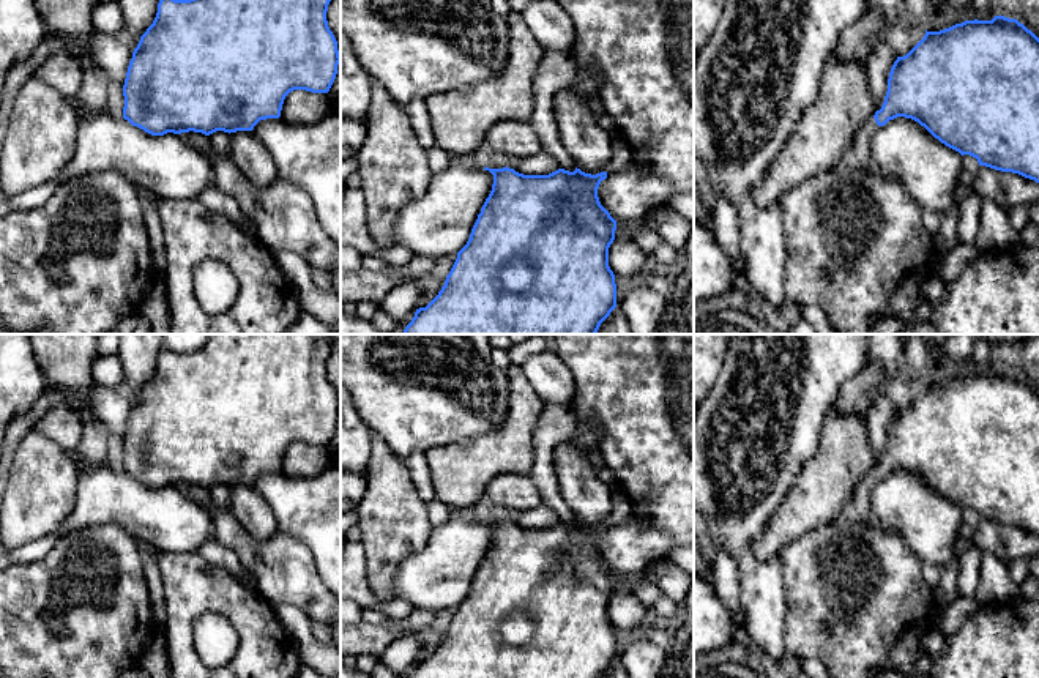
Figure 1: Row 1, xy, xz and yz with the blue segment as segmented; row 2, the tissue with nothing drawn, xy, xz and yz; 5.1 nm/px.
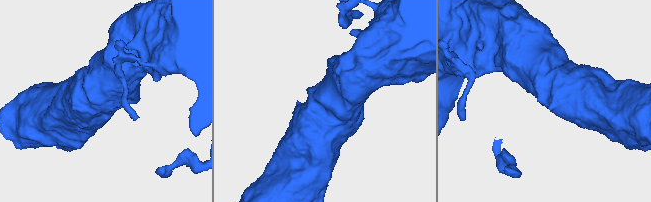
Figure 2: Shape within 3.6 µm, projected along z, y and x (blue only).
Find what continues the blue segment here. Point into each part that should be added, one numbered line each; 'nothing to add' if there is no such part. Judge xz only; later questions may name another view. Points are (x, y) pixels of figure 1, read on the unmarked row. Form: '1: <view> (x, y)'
1: xz (487, 510)

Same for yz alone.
1: yz (860, 502)

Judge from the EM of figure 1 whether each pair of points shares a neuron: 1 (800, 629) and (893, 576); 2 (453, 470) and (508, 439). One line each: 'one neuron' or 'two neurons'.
1: one neuron
2: one neuron

